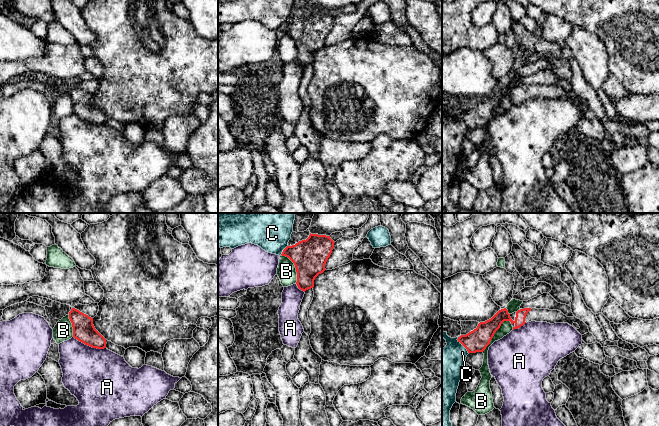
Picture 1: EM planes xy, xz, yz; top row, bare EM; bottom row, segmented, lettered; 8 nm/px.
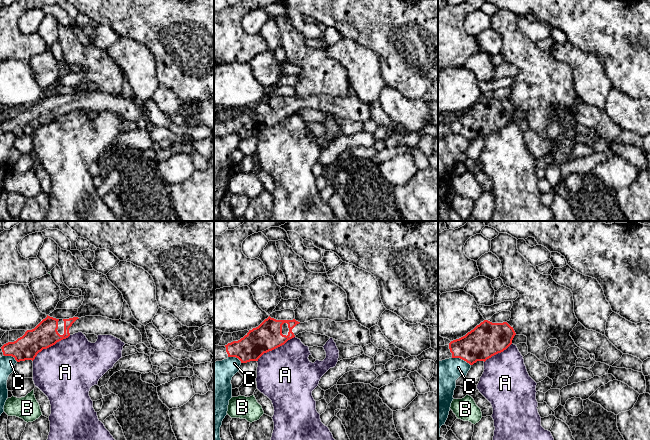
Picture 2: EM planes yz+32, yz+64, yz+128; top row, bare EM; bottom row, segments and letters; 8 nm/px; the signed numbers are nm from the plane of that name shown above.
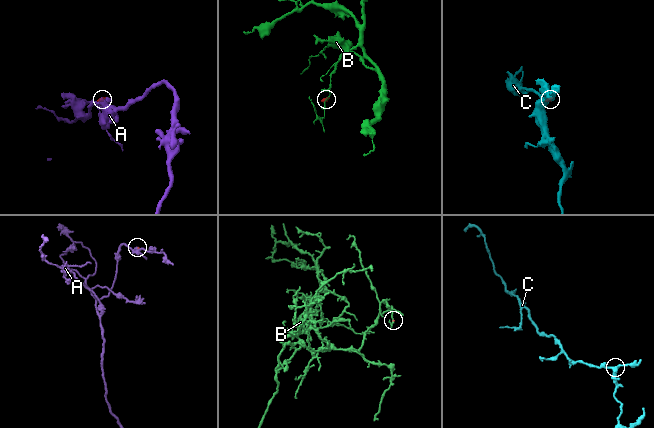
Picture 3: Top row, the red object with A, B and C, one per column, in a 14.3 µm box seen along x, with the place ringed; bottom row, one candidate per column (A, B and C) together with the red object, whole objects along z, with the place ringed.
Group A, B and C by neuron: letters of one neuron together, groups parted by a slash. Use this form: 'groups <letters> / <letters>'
groups A / B / C

